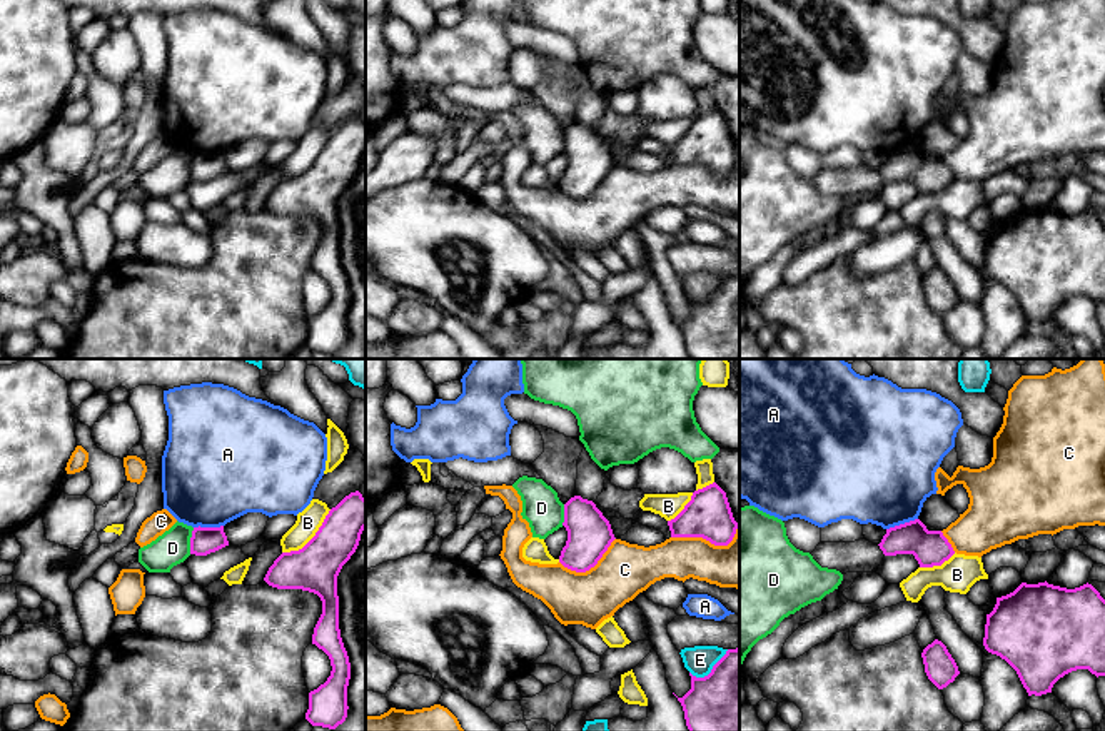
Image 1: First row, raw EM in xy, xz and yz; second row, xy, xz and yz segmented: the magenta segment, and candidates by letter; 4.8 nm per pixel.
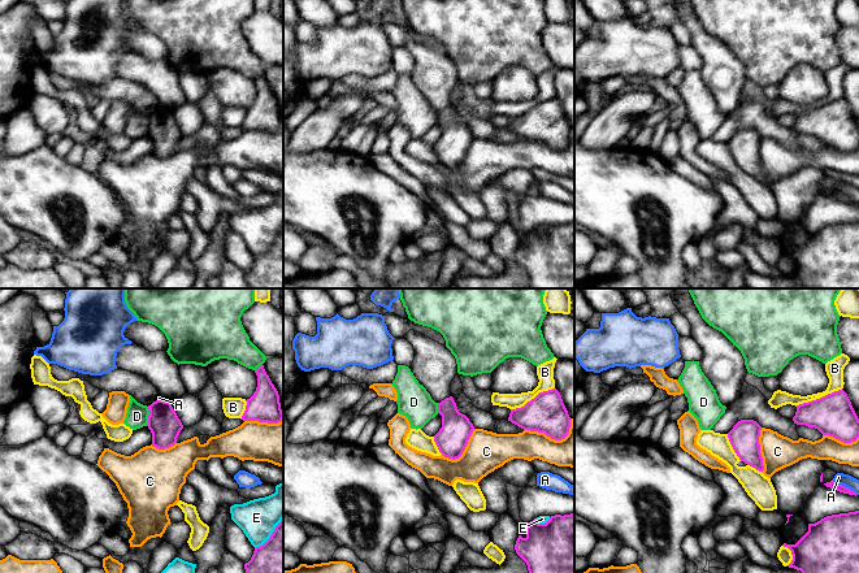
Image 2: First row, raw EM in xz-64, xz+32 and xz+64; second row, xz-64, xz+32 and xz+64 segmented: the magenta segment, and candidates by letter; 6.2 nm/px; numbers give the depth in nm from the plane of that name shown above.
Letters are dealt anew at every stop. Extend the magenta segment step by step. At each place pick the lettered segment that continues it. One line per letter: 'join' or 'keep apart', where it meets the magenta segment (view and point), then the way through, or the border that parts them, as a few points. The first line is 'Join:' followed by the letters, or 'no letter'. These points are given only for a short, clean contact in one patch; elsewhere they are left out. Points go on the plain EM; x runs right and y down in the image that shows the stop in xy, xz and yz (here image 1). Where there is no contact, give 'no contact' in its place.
Join: no letter
A: keep apart; contact yz (902, 151)
B: keep apart; contact xy (312, 164)
C: keep apart; contact xz (708, 166)
D: keep apart; contact xy (191, 167)
E: keep apart; contact xz (711, 297)

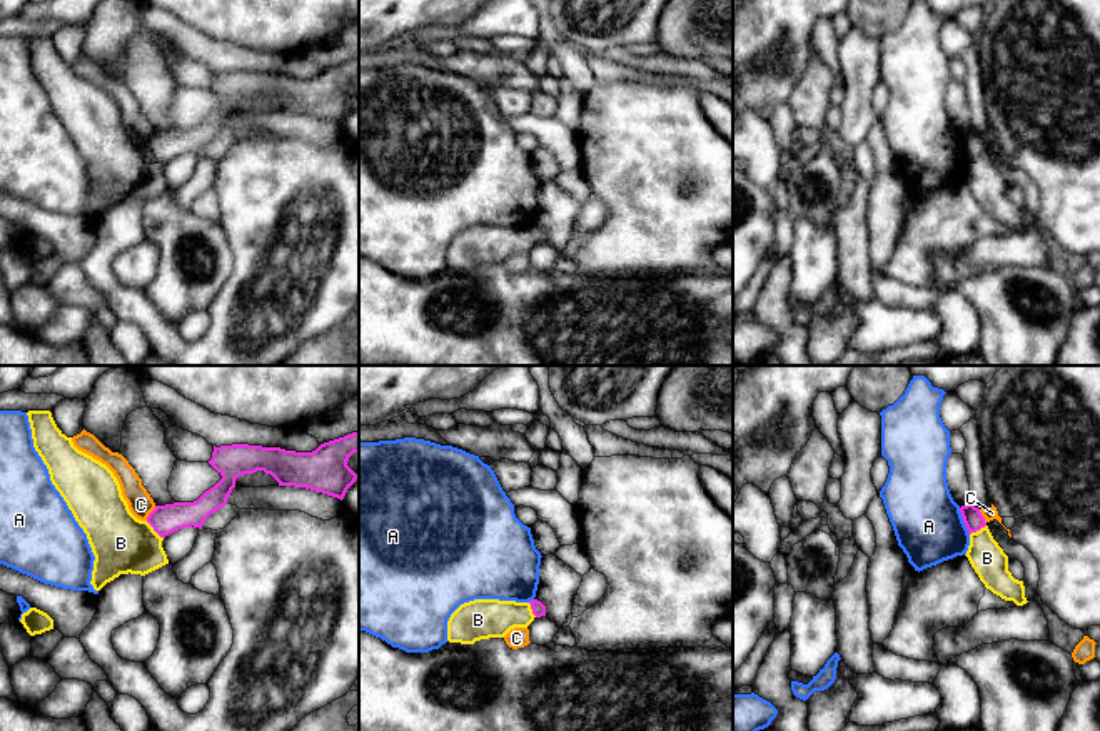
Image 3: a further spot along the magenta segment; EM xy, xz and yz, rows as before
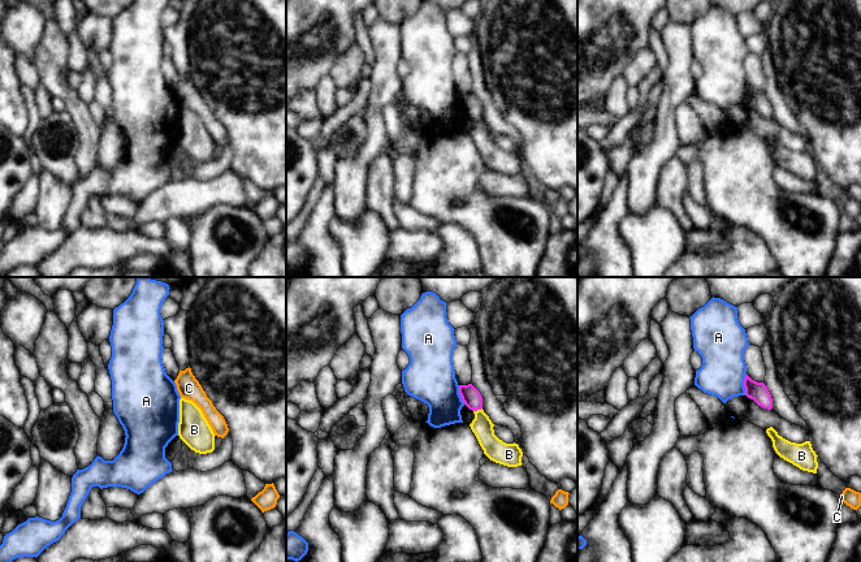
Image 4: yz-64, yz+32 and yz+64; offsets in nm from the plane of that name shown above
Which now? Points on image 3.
Join: no letter
A: keep apart; contact yz (963, 147)
B: keep apart; contact xy (154, 156); border xy (146, 147), (162, 164)
C: keep apart; contact xy (151, 139); border xy (156, 132), (146, 146)

